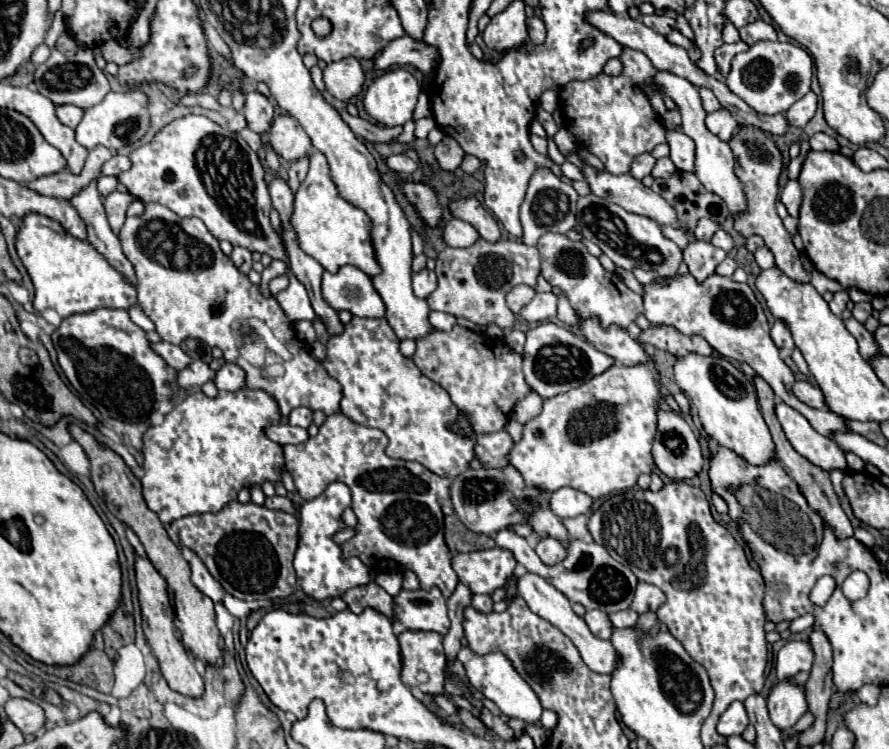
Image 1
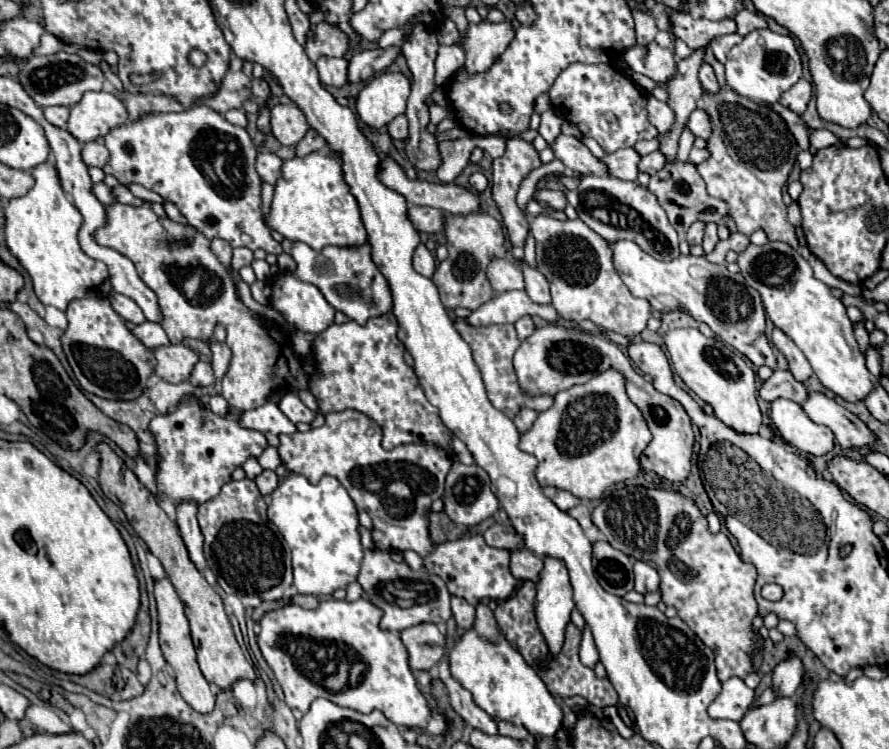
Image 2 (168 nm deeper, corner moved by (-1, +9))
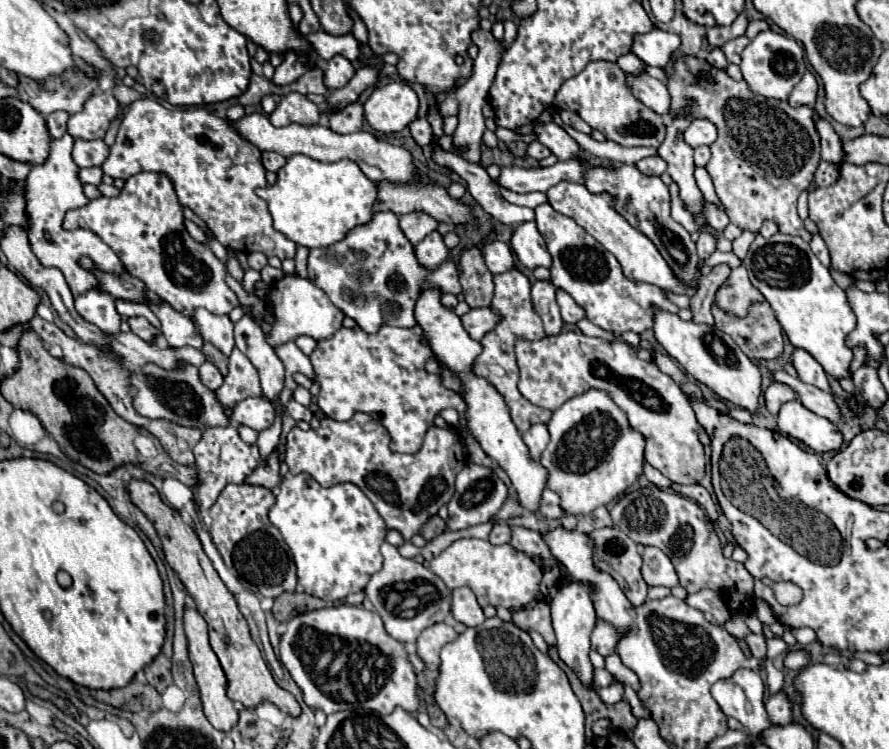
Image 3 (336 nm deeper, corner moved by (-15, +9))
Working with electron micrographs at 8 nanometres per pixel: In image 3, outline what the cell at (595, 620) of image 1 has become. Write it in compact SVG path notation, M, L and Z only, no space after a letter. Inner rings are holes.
M609 654L609 656L605 656L605 668L607 668L607 672L611 672L617 680L623 680L623 682L631 684L635 690L639 688L639 680L637 680L637 676L635 676L631 670L623 668L623 662L621 662L621 658L619 658L617 654Z

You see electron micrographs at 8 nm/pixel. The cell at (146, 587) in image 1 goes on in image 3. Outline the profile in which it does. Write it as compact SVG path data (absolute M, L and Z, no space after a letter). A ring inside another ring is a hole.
M185 608L183 614L183 626L185 626L185 636L189 642L189 660L193 664L193 674L199 686L199 694L201 694L201 704L203 704L203 712L207 716L207 720L219 728L219 730L231 730L237 724L237 710L233 700L227 698L225 690L227 690L227 680L223 676L223 668L215 656L215 652L209 646L209 638L207 638L207 622L203 620L203 616L195 610L195 608Z

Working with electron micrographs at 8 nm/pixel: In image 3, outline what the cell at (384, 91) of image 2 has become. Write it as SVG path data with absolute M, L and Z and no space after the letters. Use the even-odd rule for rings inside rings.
M395 80L375 88L363 108L371 128L391 134L401 132L411 120L415 120L419 98L407 82Z

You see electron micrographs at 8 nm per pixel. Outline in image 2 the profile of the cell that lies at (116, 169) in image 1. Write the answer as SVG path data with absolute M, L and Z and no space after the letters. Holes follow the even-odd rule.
M85 142L83 150L81 150L81 160L85 160L87 166L97 166L103 168L103 164L107 162L109 152L105 146L97 144L97 142Z

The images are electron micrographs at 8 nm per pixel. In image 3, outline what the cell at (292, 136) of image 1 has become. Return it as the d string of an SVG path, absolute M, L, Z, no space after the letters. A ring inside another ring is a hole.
M291 92L277 104L275 112L269 114L269 120L273 126L289 126L289 124L317 126L321 120L321 112L313 102L307 100L307 96Z

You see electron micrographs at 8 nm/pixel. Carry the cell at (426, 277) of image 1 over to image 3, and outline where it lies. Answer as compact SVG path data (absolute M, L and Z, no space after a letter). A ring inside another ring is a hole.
M435 230L429 236L425 236L417 246L415 246L415 256L421 266L427 270L437 270L445 260L447 260L449 248L445 246L441 234Z

